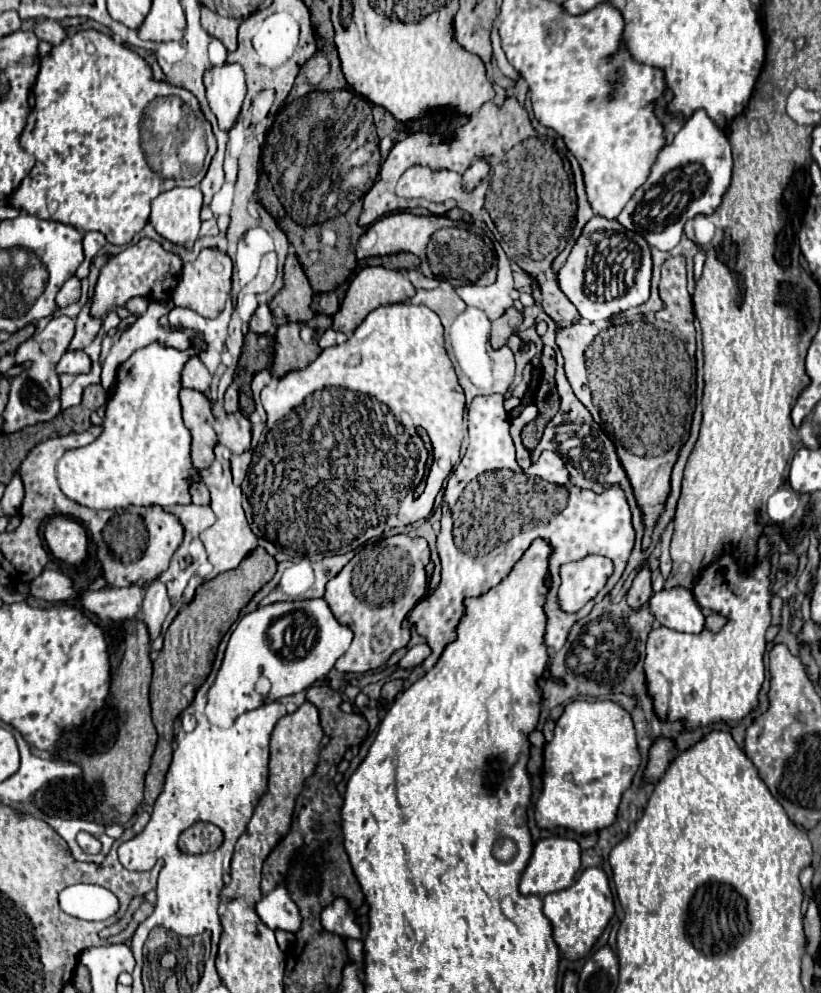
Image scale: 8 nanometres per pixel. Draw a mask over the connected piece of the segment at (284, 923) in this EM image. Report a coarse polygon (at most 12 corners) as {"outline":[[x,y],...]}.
{"outline":[[278,884],[256,904],[272,930],[298,932],[300,912]]}

